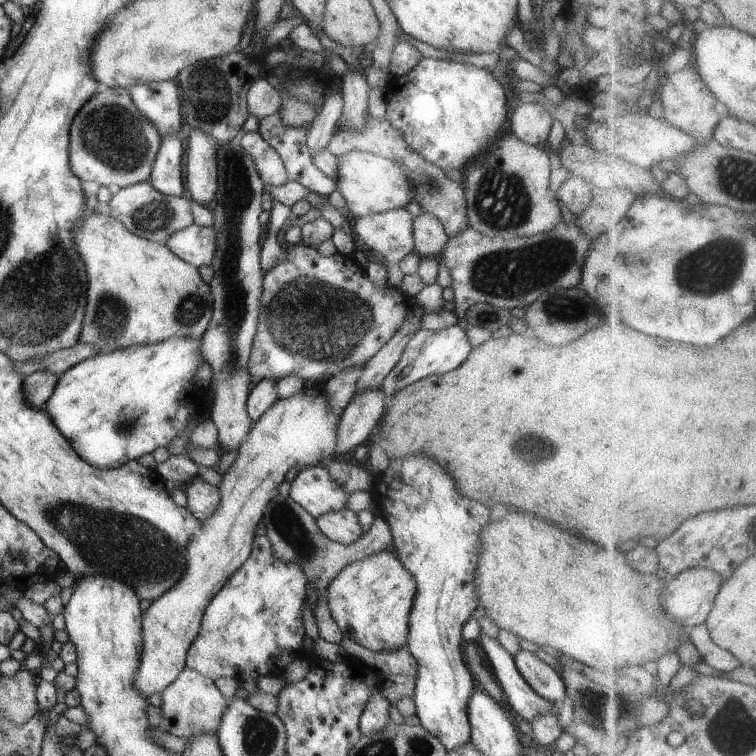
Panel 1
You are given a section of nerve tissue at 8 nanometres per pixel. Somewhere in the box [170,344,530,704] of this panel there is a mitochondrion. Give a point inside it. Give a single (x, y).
(288, 525)

